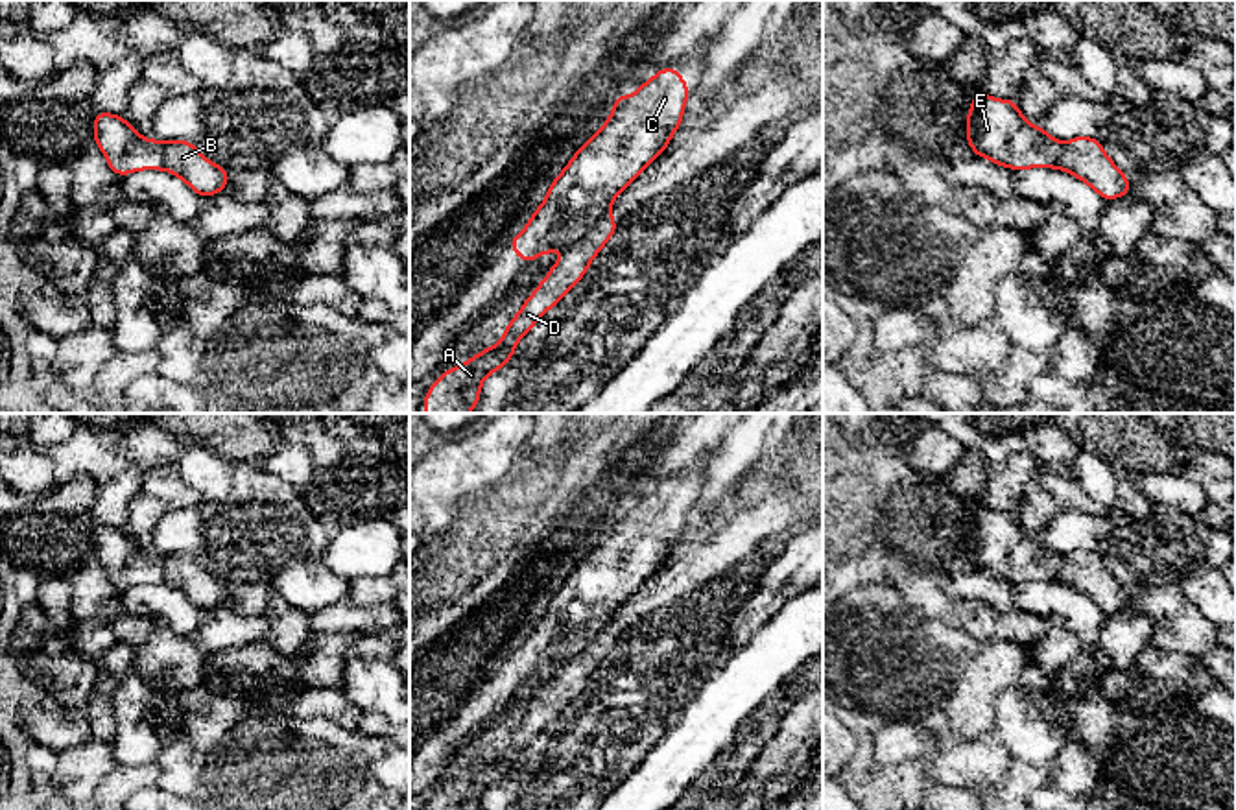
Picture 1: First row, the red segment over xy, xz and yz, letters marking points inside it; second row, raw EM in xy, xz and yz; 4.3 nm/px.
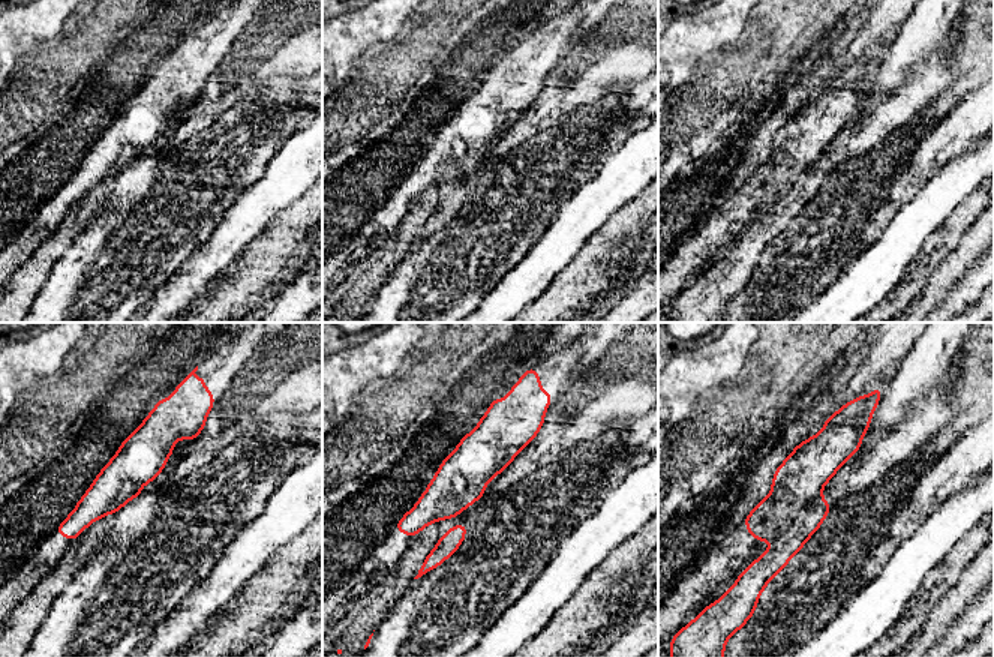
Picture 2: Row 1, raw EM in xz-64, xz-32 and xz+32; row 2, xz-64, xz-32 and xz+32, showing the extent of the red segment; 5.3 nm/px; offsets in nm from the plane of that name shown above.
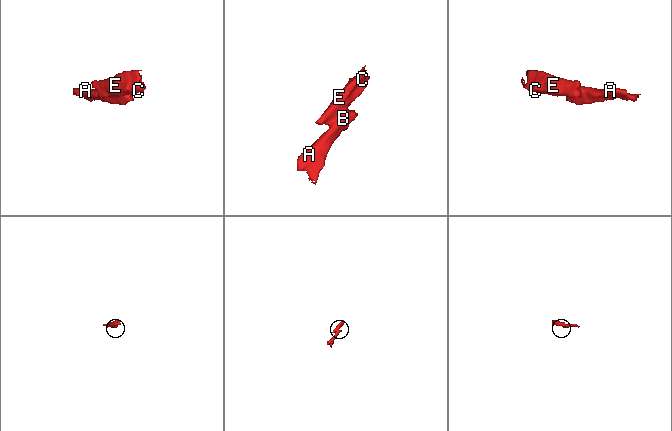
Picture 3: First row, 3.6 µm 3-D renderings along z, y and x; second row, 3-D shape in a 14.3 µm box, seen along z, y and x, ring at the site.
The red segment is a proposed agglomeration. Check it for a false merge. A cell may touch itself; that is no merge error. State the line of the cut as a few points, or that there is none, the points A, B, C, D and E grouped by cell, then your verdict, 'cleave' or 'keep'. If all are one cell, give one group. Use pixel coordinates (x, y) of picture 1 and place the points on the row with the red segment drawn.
xy (166, 144), (163, 168) | A B D / C E | cleave

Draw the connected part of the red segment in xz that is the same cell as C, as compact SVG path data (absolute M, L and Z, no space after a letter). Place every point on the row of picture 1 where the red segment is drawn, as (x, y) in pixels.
M675 68L659 70L636 94L616 96L611 116L553 179L542 205L531 214L524 231L509 245L515 255L533 262L539 255L572 247L587 229L611 208L616 196L635 181L670 144L683 124L690 90Z

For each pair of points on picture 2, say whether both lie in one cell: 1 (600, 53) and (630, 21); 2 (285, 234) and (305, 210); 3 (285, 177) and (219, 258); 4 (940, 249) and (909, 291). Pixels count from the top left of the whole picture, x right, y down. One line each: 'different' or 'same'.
1: different
2: same
3: same
4: same

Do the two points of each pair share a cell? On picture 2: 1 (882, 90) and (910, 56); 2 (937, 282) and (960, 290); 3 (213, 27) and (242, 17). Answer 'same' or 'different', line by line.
1: same
2: different
3: same

